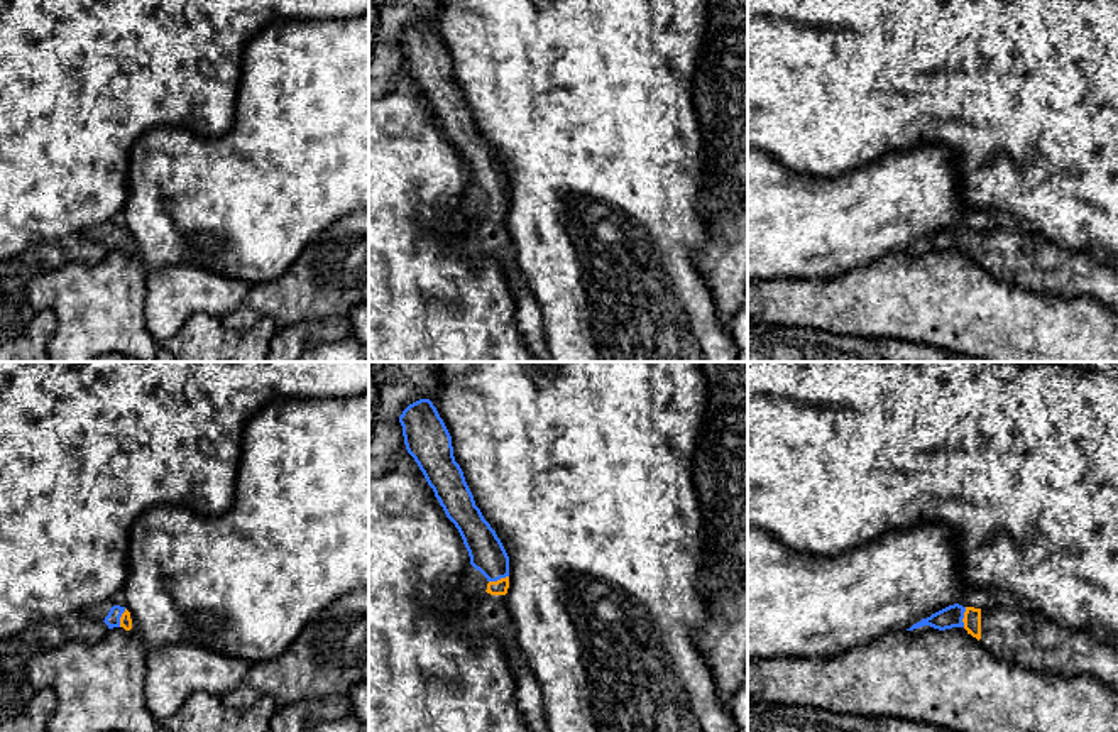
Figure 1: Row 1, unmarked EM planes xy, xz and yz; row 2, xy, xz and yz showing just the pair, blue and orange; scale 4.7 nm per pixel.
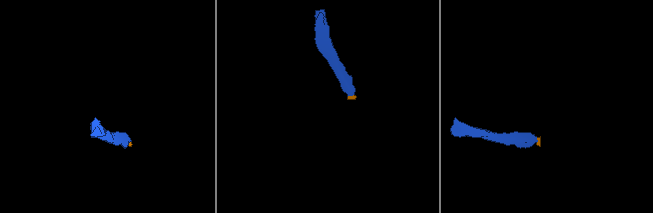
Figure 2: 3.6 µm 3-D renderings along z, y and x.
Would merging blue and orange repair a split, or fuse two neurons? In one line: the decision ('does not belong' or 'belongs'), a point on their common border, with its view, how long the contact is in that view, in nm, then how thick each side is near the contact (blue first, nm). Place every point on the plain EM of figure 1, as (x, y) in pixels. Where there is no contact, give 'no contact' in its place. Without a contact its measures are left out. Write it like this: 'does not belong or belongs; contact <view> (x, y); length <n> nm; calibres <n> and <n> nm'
belongs; contact xz (498, 200); length 100 nm; calibres 170 and 70 nm

